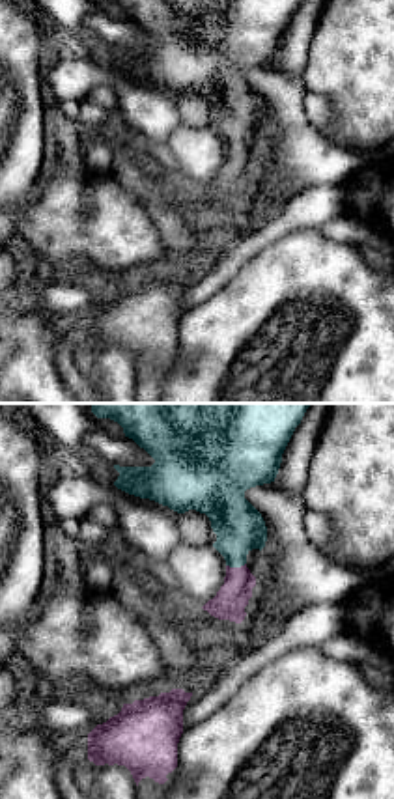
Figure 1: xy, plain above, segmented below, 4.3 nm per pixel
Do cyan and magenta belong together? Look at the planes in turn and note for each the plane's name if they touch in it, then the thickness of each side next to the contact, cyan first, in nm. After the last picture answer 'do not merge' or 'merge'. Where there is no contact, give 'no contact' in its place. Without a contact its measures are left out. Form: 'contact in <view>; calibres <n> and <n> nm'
contact in xy; calibres 220 and 140 nm

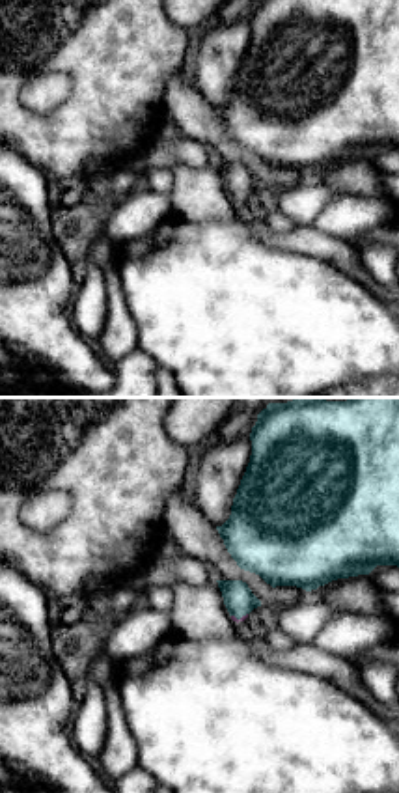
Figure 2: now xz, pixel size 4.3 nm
contact in xz; calibres 130 and 20 nm

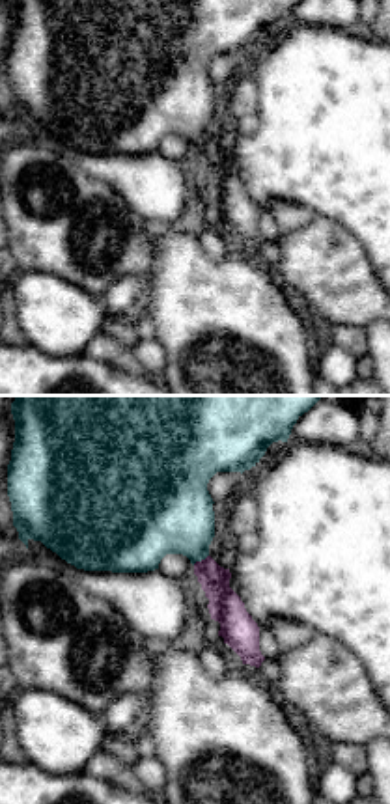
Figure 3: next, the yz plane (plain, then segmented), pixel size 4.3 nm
contact in yz; calibres 360 and 140 nm

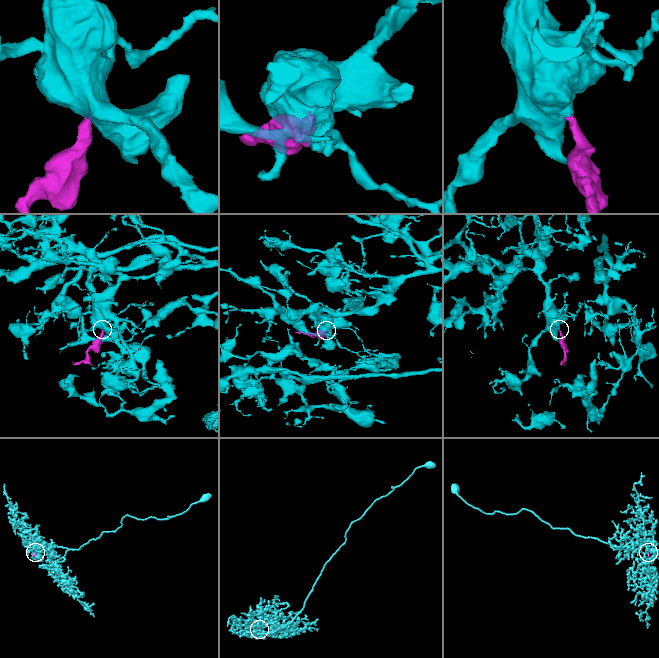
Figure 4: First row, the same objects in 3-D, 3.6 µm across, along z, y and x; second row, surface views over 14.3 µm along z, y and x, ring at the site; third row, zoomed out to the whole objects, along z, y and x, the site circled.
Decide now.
merge

